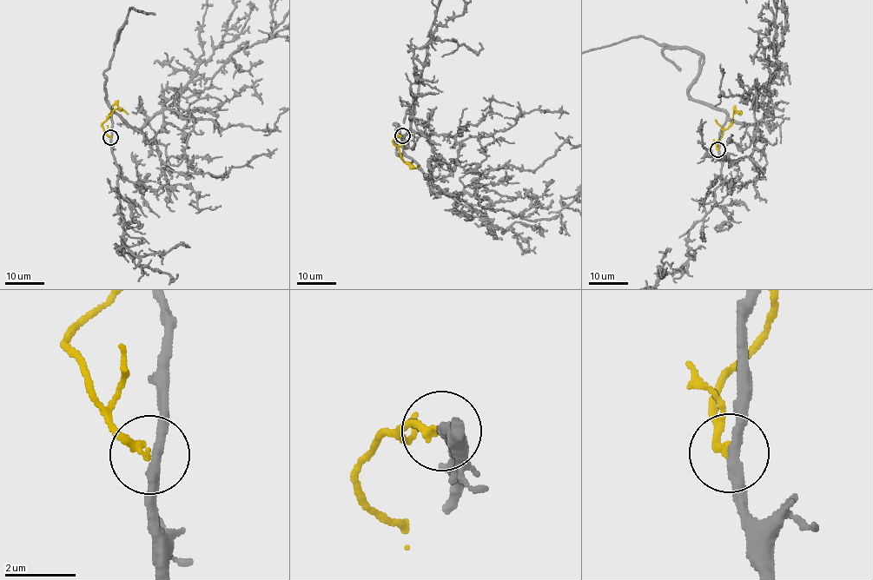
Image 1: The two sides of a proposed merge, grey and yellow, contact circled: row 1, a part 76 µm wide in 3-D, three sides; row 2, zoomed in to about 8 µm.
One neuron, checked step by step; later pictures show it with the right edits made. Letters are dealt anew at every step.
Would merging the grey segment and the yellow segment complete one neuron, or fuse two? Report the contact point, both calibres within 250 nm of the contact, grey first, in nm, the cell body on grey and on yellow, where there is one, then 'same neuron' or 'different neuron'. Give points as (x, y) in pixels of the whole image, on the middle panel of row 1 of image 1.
place (402, 135); calibres 280 and 190 nm; soma grey none; soma yellow none; different neuron

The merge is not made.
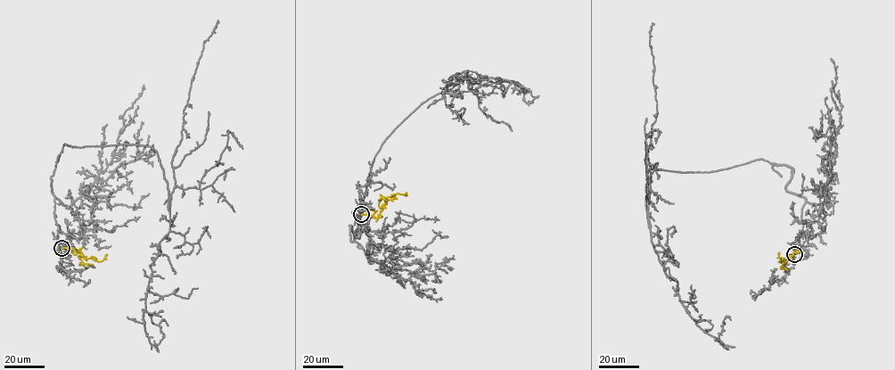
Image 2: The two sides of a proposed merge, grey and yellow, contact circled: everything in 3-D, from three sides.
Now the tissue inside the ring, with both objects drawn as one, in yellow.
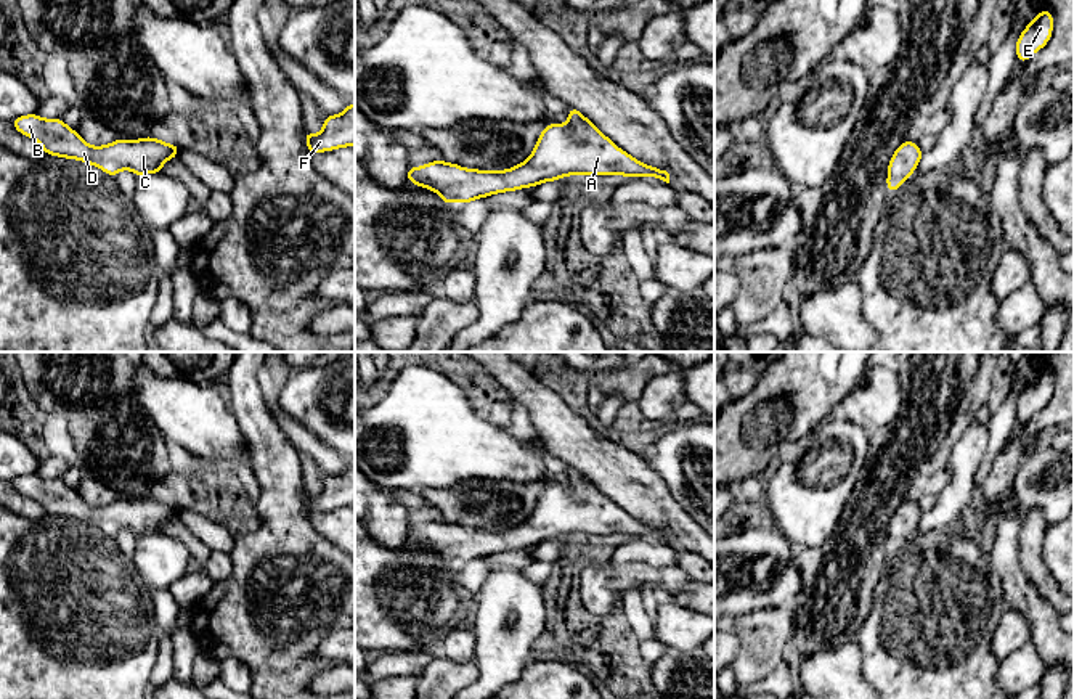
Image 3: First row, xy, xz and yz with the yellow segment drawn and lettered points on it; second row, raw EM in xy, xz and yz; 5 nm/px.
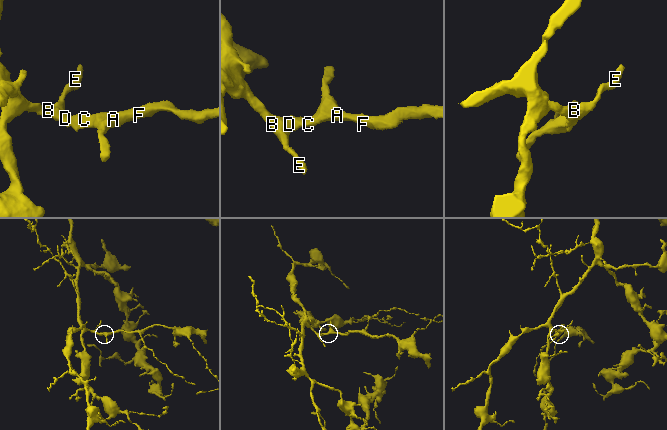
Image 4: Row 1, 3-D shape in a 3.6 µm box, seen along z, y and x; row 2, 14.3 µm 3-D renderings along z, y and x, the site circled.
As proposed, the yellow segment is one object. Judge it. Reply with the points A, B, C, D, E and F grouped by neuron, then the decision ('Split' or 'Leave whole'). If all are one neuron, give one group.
Groups: A B C D E F. Leave whole

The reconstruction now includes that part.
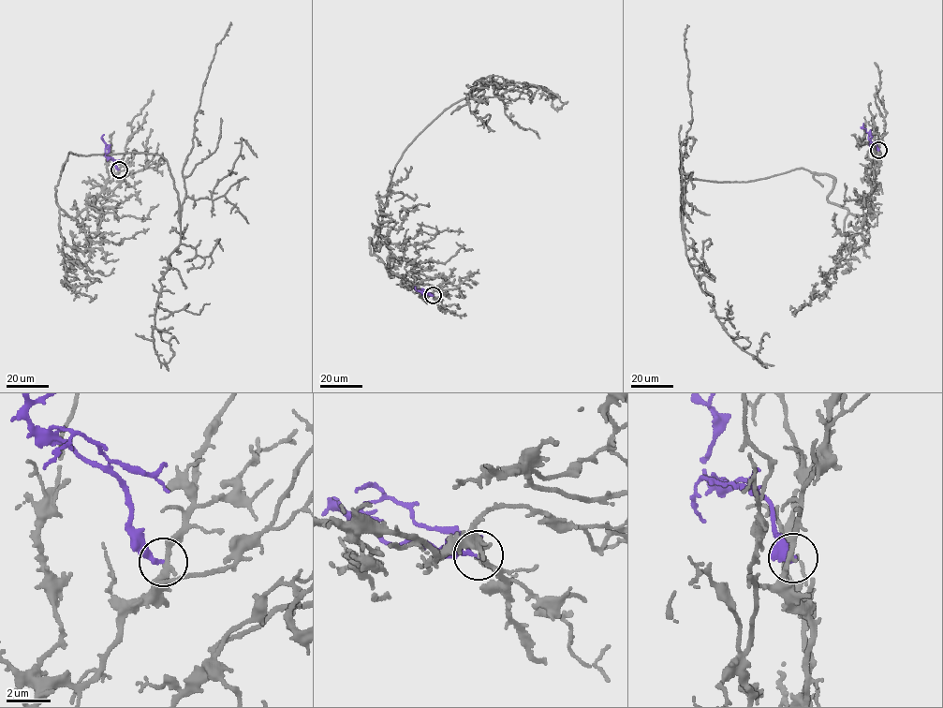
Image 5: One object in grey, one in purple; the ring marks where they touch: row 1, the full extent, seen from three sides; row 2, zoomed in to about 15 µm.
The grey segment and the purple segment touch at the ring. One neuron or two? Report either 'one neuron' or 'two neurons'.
two neurons

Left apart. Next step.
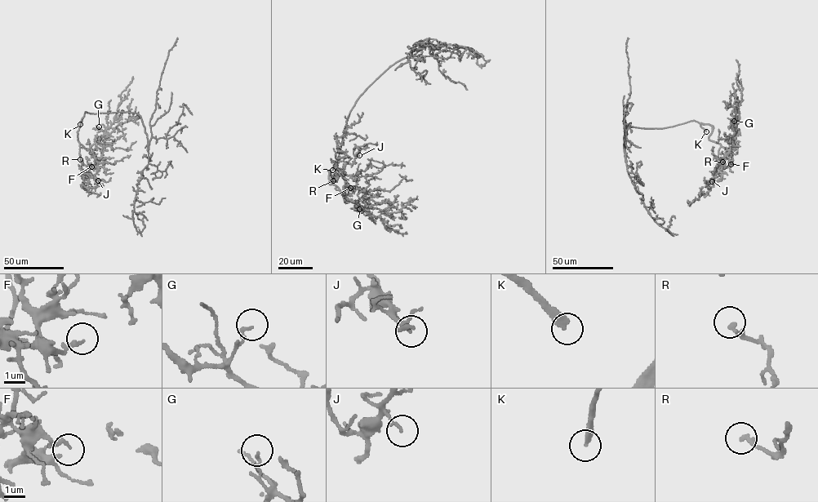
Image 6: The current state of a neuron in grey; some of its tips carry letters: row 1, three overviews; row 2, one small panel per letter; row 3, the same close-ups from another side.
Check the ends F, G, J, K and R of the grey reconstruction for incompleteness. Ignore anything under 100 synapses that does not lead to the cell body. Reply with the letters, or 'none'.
K

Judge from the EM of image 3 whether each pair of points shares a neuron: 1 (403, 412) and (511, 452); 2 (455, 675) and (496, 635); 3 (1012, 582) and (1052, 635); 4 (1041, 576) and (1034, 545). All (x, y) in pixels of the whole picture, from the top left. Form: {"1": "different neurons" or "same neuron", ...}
{"1": "same neuron", "2": "different neurons", "3": "same neuron", "4": "same neuron"}

